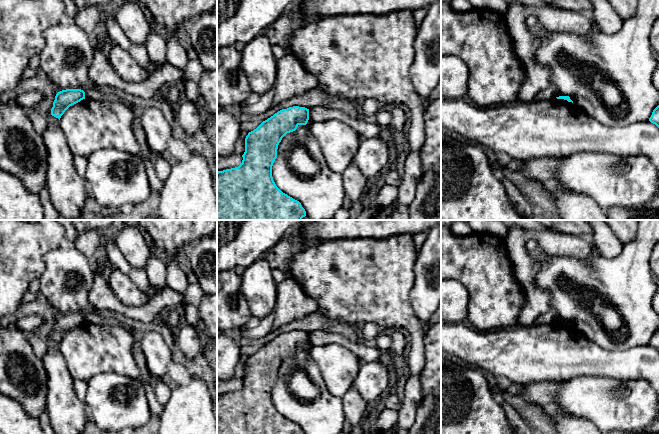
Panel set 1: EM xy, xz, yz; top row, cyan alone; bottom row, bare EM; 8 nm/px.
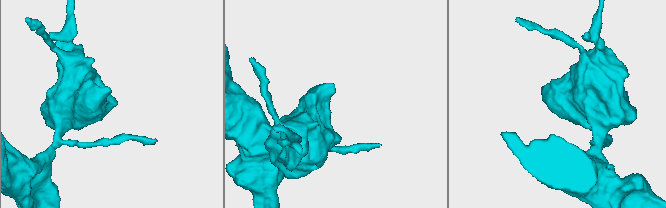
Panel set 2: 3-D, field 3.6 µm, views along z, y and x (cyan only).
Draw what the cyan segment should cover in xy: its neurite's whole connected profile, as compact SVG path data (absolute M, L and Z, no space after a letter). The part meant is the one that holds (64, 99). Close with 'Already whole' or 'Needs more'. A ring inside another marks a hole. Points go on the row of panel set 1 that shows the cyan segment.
M66 89L58 92L53 102L51 115L60 120L64 112L72 105L85 99L85 92L81 89Z. Already whole

